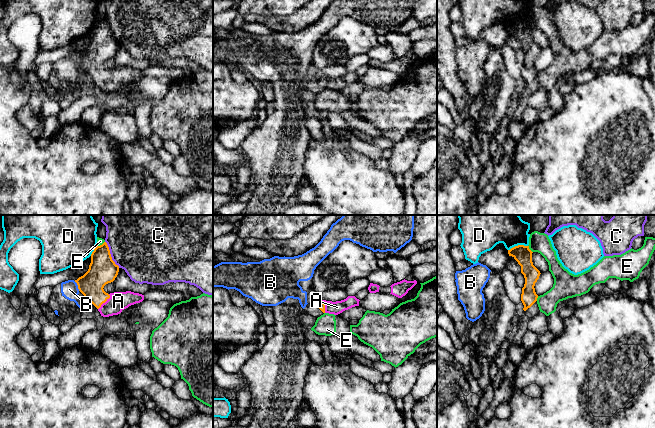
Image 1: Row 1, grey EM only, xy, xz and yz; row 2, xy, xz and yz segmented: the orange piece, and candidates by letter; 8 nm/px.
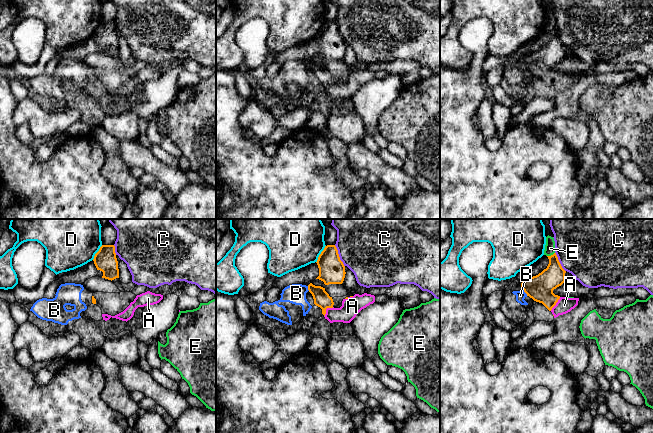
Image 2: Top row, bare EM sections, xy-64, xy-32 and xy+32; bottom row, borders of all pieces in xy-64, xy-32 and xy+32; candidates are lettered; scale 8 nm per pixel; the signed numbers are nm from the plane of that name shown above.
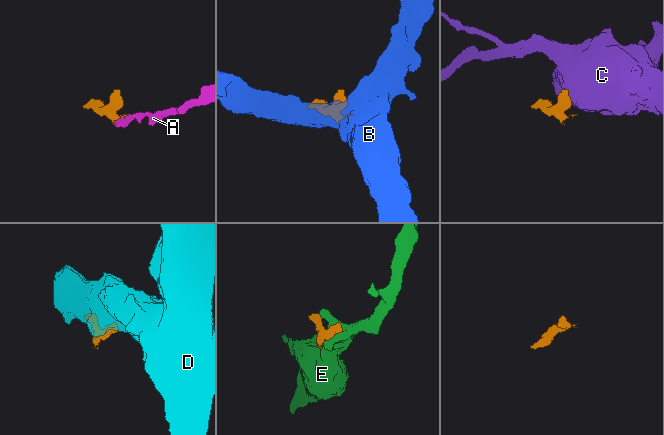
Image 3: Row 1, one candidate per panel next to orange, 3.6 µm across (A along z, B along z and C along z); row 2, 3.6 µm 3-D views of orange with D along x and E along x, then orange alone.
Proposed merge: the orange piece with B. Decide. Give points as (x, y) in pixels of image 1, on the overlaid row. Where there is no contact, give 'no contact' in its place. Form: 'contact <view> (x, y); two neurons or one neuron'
contact xy (78, 286); two neurons

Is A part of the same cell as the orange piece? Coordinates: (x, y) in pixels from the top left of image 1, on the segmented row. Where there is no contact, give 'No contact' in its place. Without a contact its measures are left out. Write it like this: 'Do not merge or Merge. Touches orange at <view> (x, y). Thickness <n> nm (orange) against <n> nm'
Merge. Touches orange at xy (104, 302). Thickness 220 nm (orange) against 160 nm

